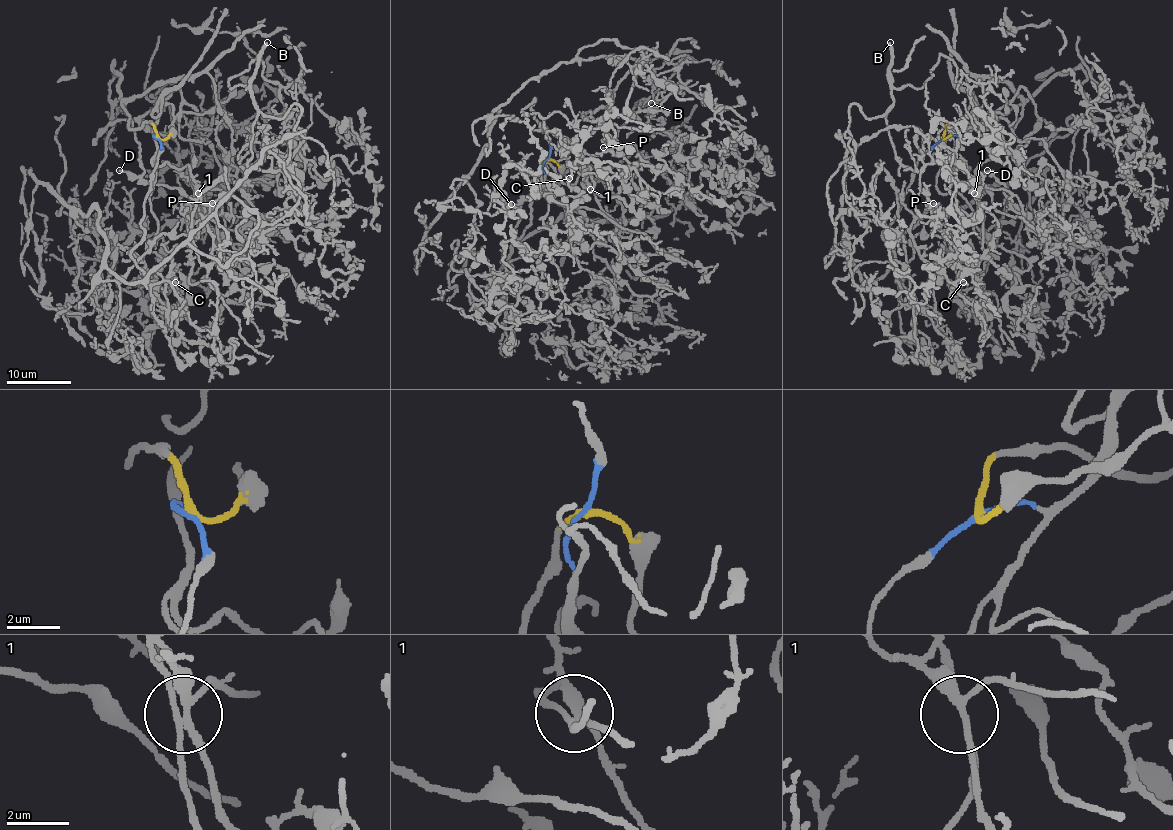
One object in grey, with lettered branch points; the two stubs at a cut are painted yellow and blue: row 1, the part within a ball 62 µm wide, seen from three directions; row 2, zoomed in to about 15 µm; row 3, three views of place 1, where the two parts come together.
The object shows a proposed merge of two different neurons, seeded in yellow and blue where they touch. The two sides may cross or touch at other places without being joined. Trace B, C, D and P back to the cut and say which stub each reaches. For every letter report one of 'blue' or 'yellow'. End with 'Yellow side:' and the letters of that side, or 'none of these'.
B: blue
C: blue
D: yellow
P: blue
Yellow side: D

